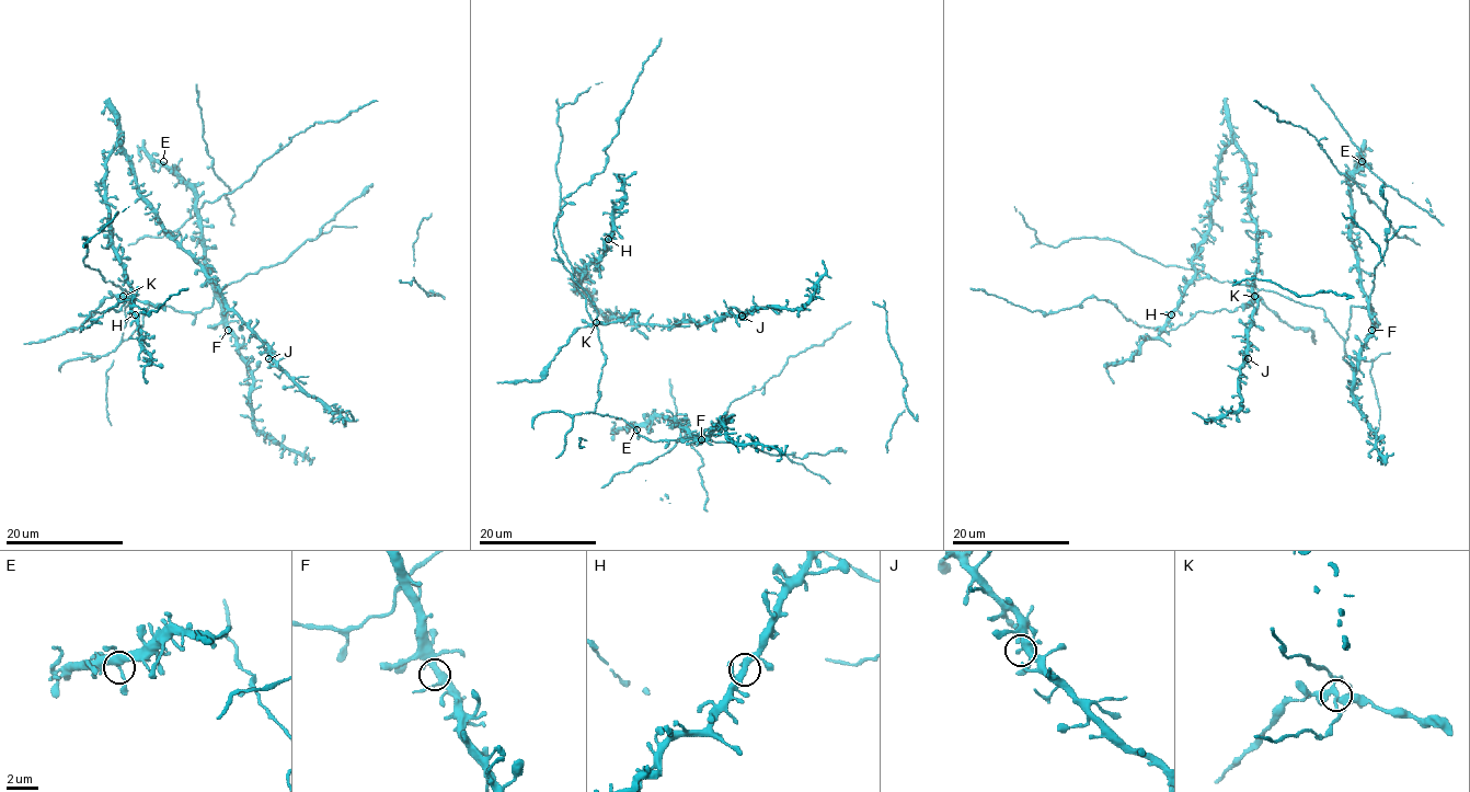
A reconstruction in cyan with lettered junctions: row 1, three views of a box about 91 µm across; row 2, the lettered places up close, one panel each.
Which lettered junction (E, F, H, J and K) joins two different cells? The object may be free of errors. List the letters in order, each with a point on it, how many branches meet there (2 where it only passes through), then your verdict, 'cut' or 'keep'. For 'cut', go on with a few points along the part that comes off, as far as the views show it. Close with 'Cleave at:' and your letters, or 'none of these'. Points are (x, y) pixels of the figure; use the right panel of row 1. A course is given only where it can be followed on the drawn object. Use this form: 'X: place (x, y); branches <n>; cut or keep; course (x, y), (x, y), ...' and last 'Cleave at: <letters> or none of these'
E: place (1362, 161); branches 4; keep
F: place (1371, 330); branches 4; keep
H: place (1171, 314); branches 4; keep
J: place (1248, 358); branches 4; keep
K: place (1254, 296); branches 4; cut; course (1255, 296), (1294, 328), (1308, 328), (1315, 344)
Cleave at: K

